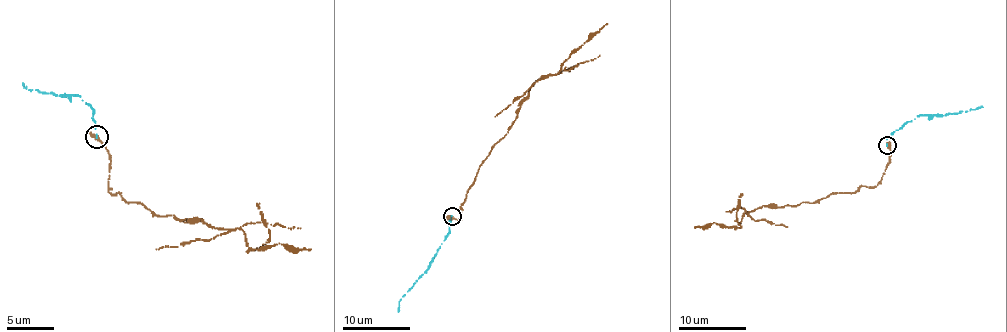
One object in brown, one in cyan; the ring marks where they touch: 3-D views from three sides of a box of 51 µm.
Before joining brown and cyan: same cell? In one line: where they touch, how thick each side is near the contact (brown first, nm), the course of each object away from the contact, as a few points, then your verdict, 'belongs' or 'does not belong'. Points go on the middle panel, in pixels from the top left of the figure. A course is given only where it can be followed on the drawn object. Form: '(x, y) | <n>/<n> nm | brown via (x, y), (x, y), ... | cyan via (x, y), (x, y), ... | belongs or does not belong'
(452, 216) | 460/110 nm | brown via (451, 216), (461, 218), (461, 204), (482, 162), (511, 128), (529, 88), (560, 72), (607, 24) | cyan via (451, 216), (449, 233), (431, 265), (402, 296), (398, 311) | belongs

